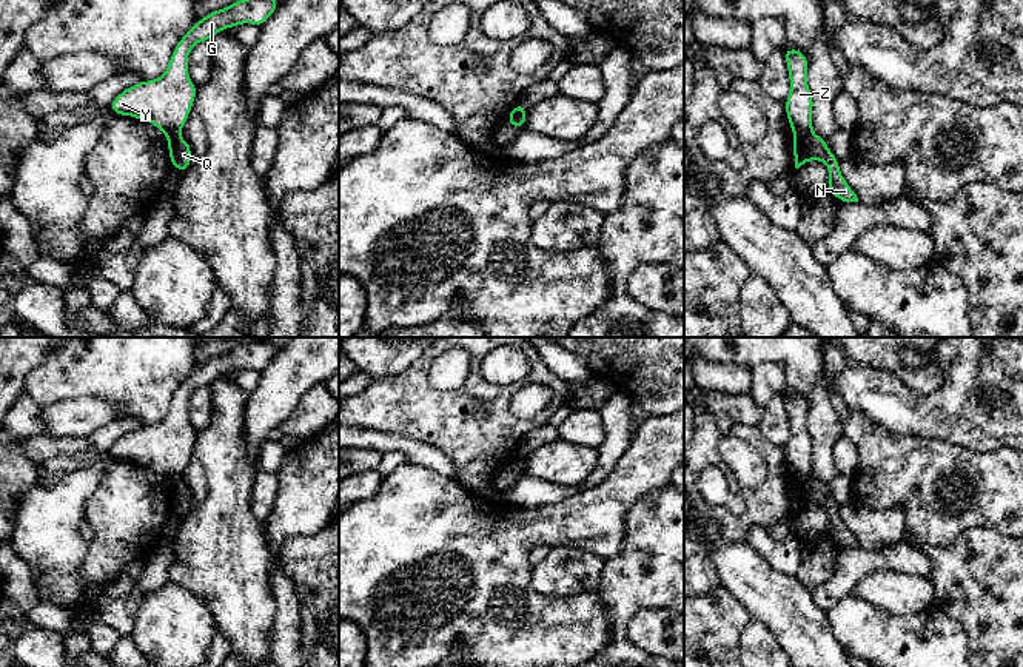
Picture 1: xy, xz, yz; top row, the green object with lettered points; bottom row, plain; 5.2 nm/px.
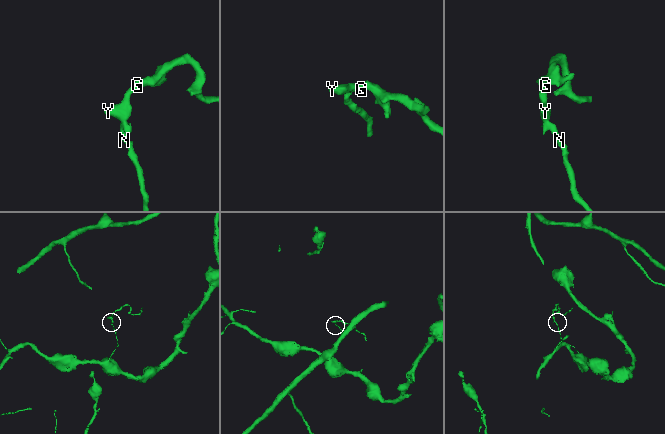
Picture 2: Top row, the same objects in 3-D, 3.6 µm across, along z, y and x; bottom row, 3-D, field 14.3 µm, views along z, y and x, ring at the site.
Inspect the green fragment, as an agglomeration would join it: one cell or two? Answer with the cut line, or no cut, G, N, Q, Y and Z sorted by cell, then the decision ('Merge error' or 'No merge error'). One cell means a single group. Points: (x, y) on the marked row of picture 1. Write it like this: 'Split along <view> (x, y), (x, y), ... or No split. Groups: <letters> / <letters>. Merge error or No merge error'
Split along yz (811, 131), (795, 134). Groups: G Y Z / N Q. Merge error

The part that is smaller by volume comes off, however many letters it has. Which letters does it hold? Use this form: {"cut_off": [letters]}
{"cut_off": ["G", "Y", "Z"]}

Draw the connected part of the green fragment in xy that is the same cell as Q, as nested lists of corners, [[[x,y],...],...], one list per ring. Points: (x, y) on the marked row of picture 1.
[[[180,132],[173,134],[166,140],[169,151],[169,162],[176,166],[180,174],[185,173],[191,163],[191,145],[190,142],[183,142]]]

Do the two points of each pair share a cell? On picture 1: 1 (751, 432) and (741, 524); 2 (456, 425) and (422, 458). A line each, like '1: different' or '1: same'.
1: same
2: different

